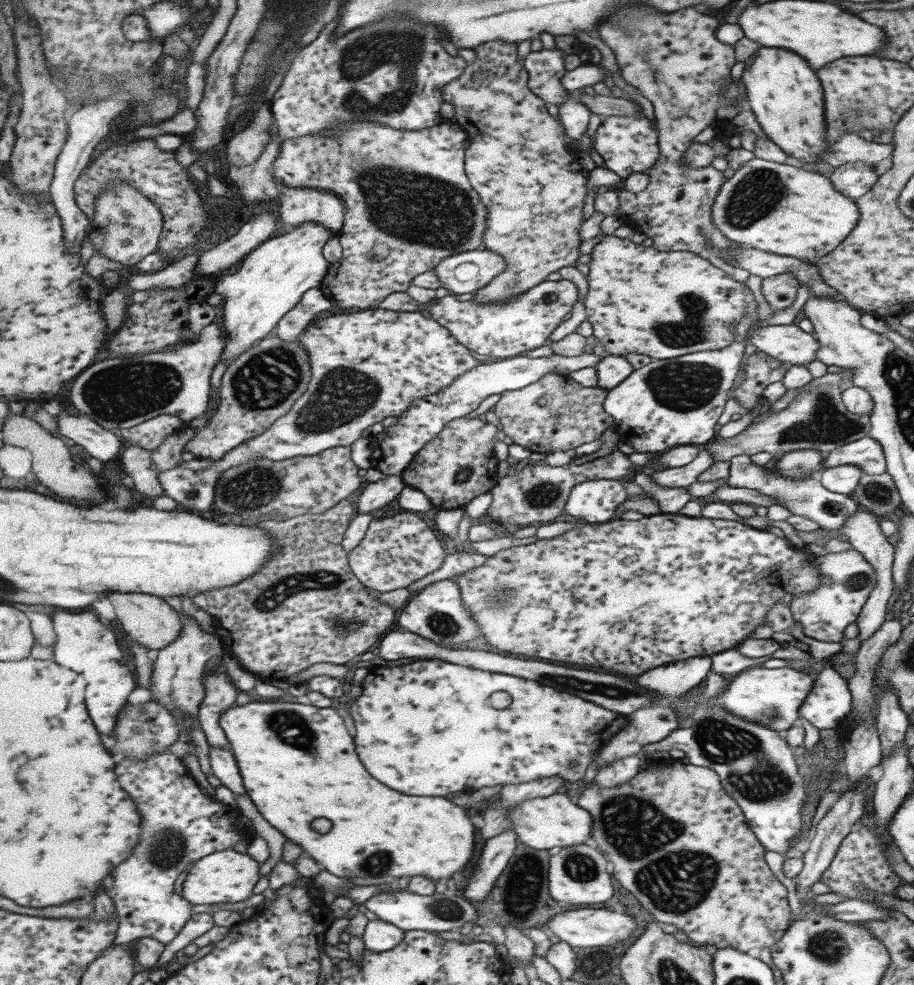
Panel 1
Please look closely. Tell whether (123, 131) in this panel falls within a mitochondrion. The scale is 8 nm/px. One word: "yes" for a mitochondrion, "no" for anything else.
no

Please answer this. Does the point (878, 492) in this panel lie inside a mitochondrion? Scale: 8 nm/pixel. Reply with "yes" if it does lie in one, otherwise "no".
yes

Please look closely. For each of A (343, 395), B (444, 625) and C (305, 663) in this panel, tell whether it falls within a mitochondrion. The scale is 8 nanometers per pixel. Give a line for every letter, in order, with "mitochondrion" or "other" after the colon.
A: mitochondrion
B: mitochondrion
C: other

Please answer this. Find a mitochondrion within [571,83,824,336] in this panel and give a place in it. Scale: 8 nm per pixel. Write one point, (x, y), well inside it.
(759, 193)

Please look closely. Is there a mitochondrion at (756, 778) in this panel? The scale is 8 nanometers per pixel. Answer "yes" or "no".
yes

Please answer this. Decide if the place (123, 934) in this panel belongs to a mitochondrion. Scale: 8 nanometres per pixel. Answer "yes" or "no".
no

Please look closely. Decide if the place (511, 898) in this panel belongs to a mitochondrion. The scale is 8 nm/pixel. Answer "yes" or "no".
yes

